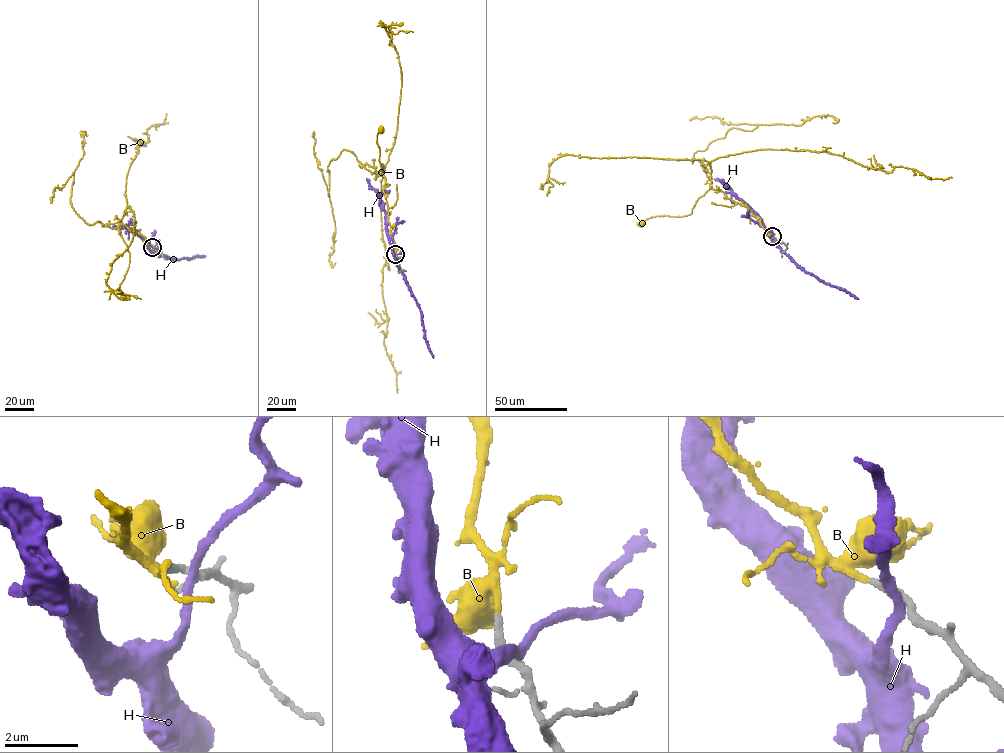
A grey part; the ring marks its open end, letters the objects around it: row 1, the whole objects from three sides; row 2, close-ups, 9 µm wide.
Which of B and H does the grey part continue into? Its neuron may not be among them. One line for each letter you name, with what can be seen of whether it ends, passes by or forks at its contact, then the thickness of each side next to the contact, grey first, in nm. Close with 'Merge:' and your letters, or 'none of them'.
B: it passes by; 220 nm thick on the grey side, 180 nm on the other
Merge: B

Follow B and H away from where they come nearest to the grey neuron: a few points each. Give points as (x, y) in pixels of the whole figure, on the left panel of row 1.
B: (152, 247), (139, 233), (134, 234), (123, 224), (120, 226), (130, 256), (119, 287), (123, 296)
H: (153, 248), (152, 252), (173, 258), (205, 256)

